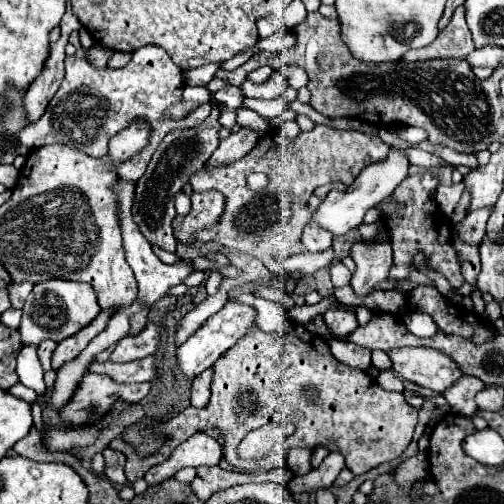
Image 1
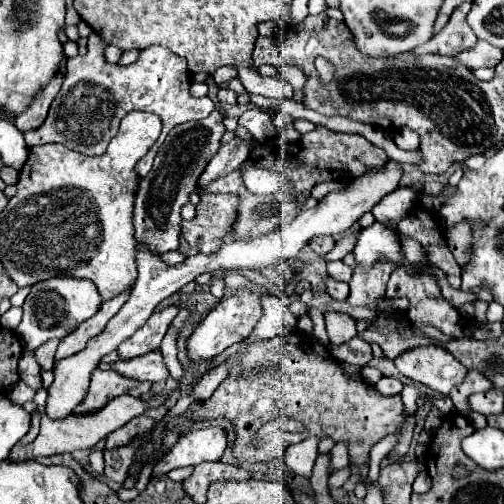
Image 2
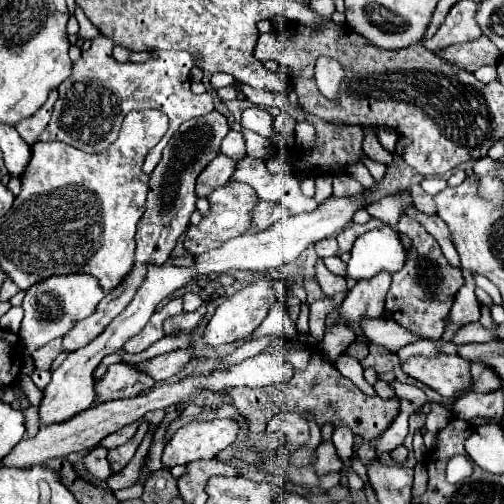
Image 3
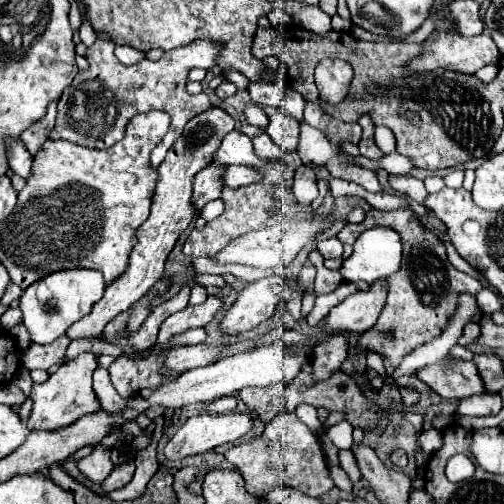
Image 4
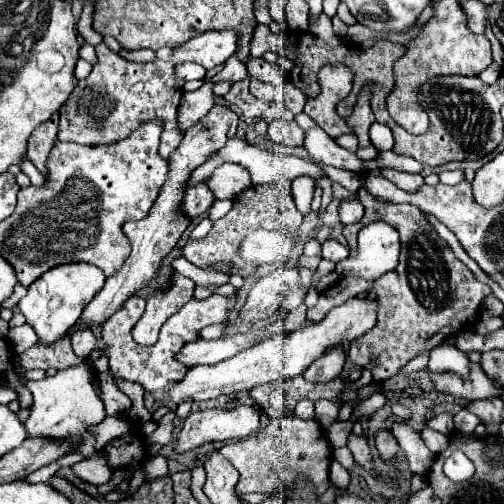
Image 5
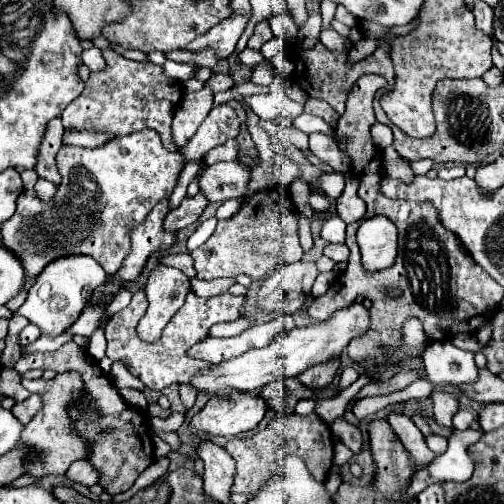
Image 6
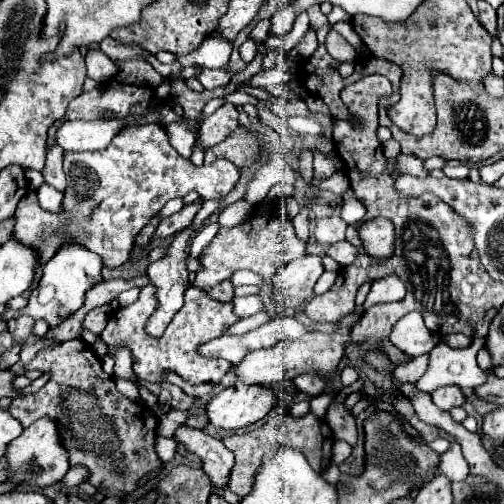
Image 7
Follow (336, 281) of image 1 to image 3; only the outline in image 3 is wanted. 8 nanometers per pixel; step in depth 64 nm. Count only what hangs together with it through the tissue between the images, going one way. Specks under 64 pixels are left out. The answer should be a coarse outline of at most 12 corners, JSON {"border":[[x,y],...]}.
{"border":[[338,256],[324,258],[326,268],[342,276],[352,288],[356,281],[346,273],[346,263],[342,262]]}

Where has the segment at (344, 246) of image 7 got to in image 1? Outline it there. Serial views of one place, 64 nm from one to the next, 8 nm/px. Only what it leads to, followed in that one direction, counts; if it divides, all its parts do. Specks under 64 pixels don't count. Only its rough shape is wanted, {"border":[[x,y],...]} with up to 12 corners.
{"border":[[306,224],[300,242],[308,252],[332,246],[332,232]]}

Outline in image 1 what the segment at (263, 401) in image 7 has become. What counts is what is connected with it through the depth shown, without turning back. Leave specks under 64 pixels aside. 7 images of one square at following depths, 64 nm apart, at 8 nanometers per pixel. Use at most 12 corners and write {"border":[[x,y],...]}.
{"border":[[190,436],[172,456],[146,472],[148,486],[170,480],[184,466],[218,466],[220,442]]}

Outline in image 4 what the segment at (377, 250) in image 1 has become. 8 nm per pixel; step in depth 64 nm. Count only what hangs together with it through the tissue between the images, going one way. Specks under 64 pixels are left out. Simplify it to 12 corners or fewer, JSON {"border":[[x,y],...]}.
{"border":[[380,278],[332,308],[332,332],[370,330],[388,284]]}

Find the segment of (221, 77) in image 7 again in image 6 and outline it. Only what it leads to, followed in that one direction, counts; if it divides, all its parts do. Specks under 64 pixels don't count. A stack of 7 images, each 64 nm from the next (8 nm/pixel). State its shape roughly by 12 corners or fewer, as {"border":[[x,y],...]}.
{"border":[[214,74],[206,86],[212,92],[232,88],[228,74]]}

